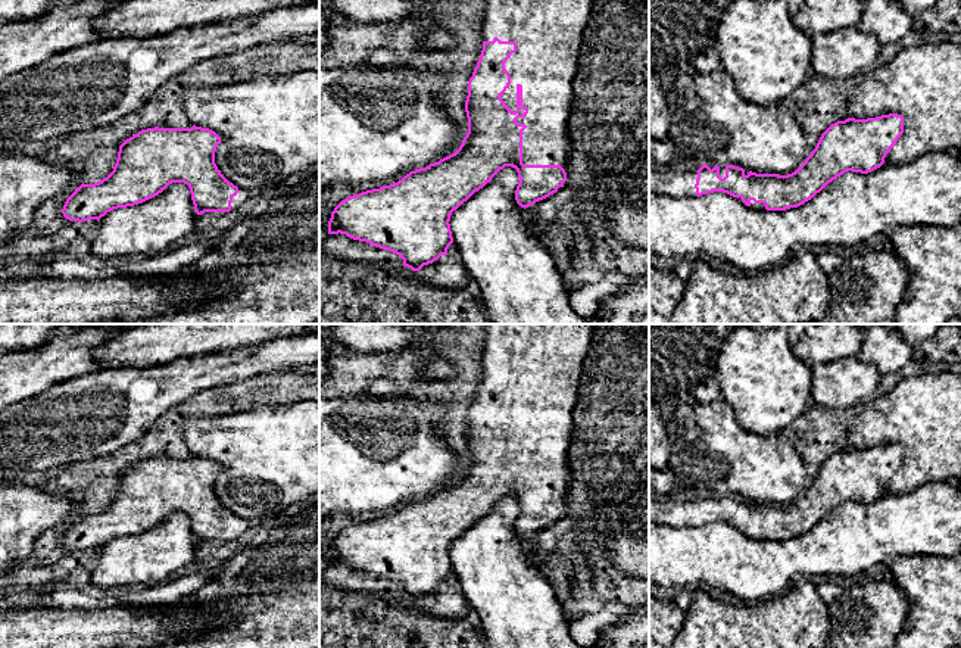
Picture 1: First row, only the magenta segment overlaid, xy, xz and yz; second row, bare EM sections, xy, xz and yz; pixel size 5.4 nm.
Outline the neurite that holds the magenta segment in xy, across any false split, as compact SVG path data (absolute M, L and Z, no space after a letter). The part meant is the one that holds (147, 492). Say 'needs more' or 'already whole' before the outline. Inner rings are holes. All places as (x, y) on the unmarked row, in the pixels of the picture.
needs more; M147 458L127 468L118 482L113 501L99 513L81 514L66 529L62 543L69 551L100 549L107 542L143 533L162 523L172 513L188 515L197 545L205 542L230 542L241 538L250 523L230 513L215 493L215 482L221 467L209 459Z

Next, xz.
needs more; M487 324L483 380L468 411L465 430L468 462L462 474L455 483L411 501L394 514L341 530L331 542L328 564L346 564L353 570L390 580L403 589L403 596L419 601L442 585L447 585L453 573L449 554L452 542L505 496L512 496L518 502L515 530L521 538L525 539L556 523L567 511L570 479L567 455L574 424L572 412L593 328L595 324Z

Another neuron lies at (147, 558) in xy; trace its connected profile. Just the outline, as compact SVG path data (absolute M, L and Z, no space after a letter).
M172 513L143 533L102 546L91 582L103 589L159 585L190 564L197 546L188 515Z

